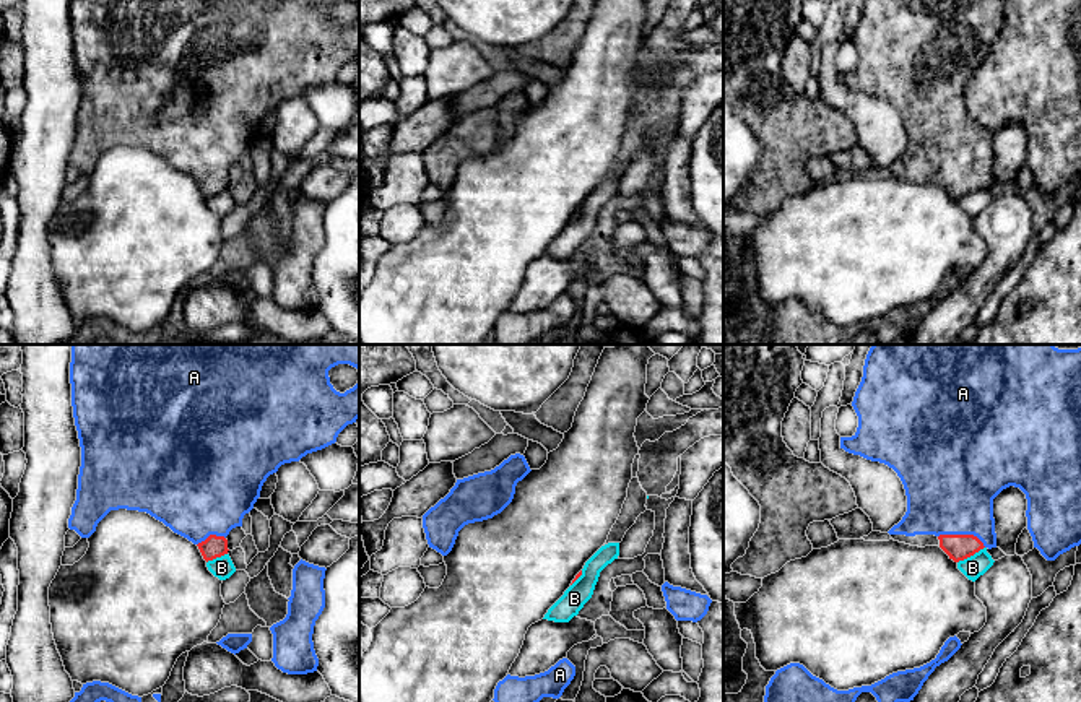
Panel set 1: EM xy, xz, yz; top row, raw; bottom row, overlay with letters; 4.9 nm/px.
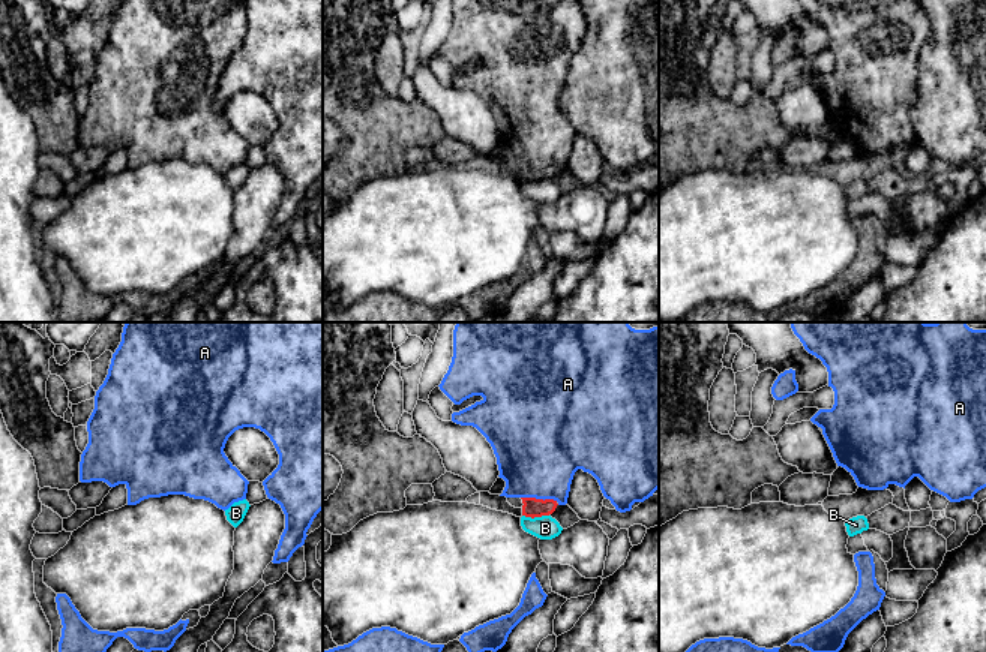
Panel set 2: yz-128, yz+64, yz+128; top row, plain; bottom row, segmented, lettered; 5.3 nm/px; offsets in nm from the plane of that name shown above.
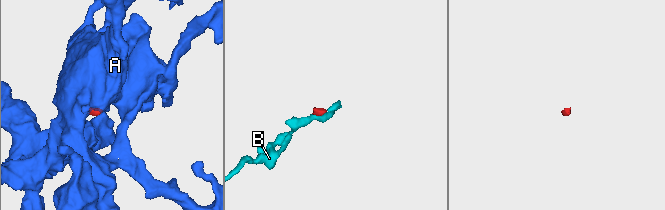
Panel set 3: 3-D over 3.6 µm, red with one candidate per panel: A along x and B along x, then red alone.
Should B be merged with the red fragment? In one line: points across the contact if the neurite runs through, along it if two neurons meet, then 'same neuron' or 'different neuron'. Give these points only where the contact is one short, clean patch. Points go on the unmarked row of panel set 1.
border yz (984, 182), (958, 199); different neuron

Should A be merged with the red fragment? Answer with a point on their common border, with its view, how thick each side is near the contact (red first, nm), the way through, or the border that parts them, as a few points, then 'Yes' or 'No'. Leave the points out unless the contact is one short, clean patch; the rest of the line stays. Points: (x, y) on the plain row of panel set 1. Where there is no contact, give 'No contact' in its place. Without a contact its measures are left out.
Touches red at yz (963, 171). Thickness 130 nm (red) against 440 nm. Path across: yz (958, 182), (963, 171), (950, 122). Yes

